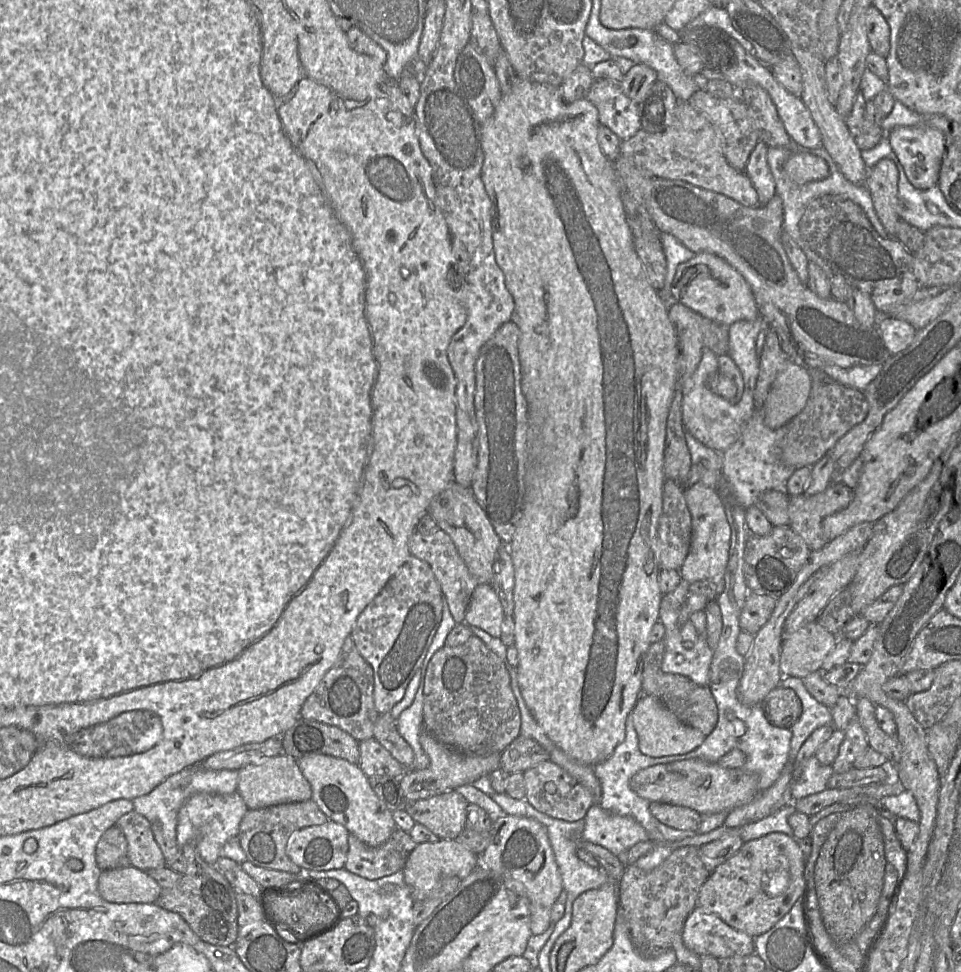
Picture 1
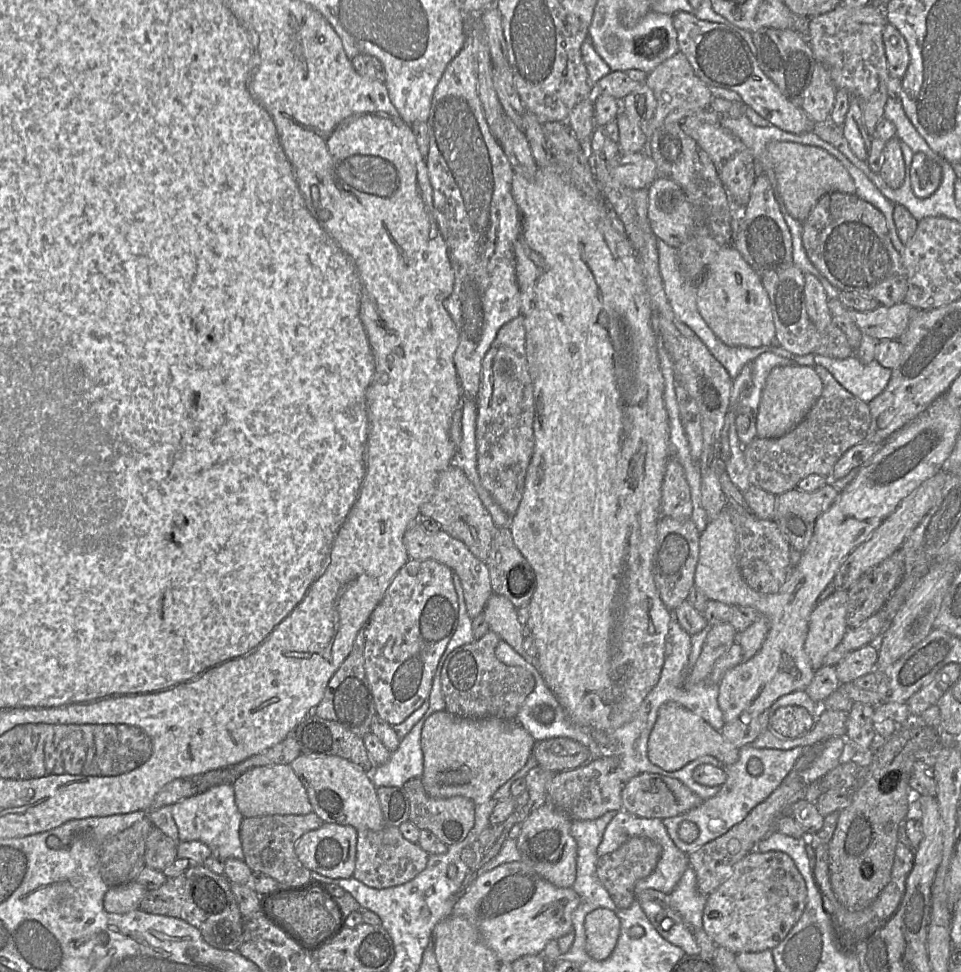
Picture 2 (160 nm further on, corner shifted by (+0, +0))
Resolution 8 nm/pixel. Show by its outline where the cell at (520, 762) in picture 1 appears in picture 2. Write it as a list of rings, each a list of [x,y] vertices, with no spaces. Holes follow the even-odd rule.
[[[569,738],[536,741],[532,757],[537,766],[554,773],[578,768],[593,759],[587,746]]]

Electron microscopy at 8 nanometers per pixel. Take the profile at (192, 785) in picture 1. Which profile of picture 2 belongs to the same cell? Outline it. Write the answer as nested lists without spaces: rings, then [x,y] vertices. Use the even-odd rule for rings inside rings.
[[[231,783],[213,786],[170,807],[180,841],[200,841],[210,848],[211,856],[216,859],[244,860],[240,840],[240,826],[244,817],[235,803],[235,793]]]

